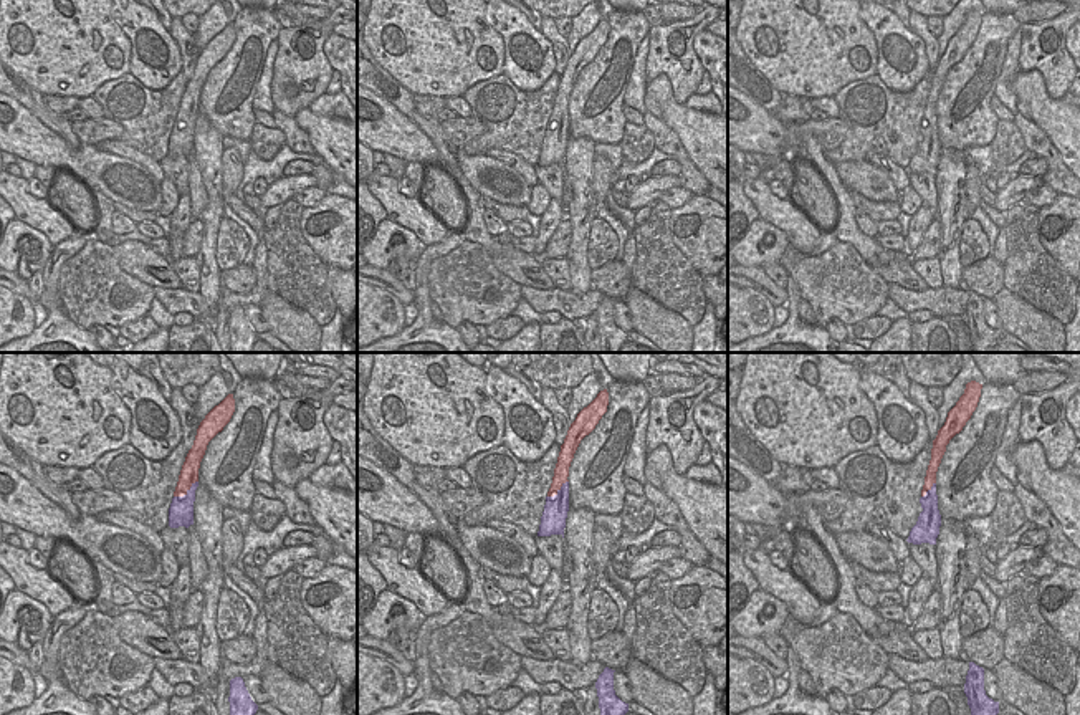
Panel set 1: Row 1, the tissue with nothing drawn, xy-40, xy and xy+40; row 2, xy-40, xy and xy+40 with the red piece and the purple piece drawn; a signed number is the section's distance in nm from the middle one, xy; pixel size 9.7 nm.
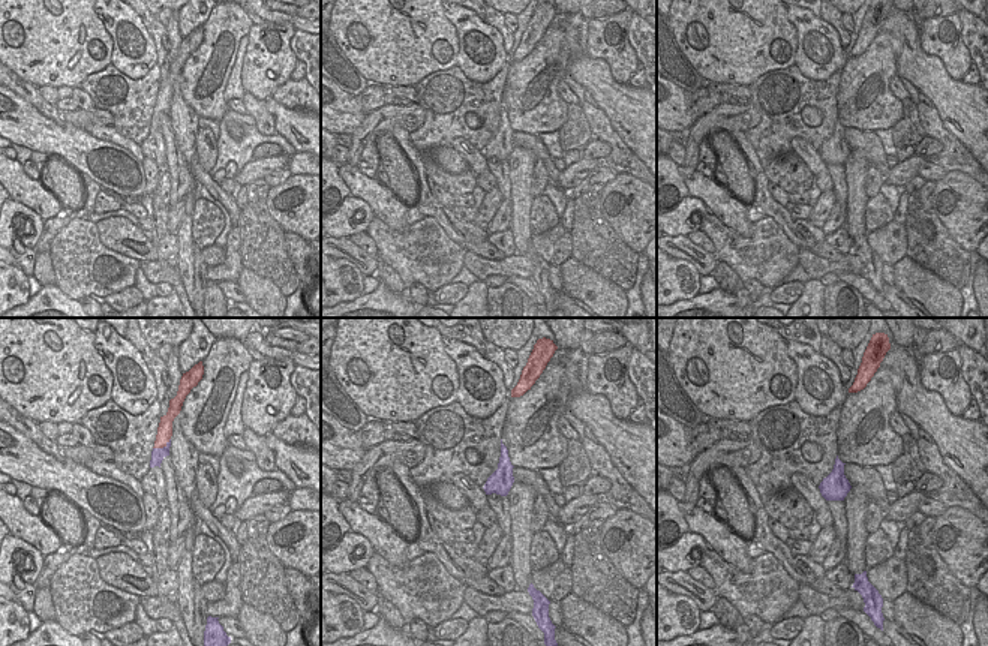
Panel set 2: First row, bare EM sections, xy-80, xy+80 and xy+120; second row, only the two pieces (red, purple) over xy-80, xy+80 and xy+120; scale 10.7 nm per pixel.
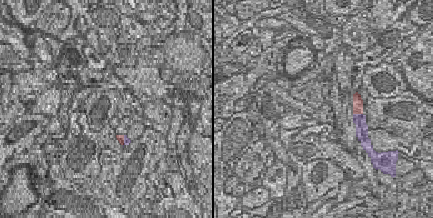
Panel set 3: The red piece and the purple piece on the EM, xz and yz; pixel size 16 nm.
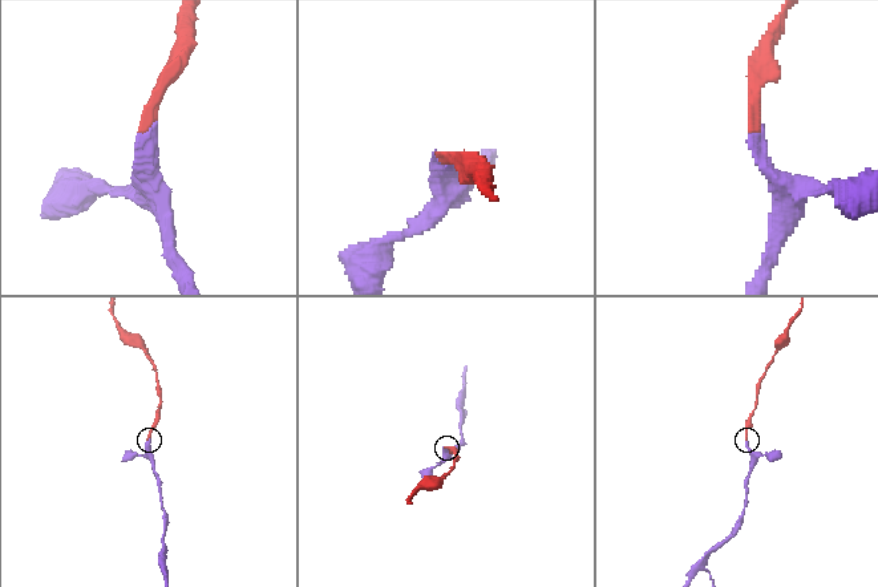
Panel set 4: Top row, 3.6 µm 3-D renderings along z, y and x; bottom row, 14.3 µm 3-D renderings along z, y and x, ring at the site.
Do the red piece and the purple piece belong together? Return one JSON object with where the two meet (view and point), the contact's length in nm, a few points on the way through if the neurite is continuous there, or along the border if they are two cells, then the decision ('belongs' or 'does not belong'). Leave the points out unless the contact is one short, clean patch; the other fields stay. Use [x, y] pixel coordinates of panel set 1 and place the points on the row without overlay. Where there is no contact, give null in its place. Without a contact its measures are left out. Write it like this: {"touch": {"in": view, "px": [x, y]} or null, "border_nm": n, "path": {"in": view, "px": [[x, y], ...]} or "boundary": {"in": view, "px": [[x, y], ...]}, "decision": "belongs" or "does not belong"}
{"touch": {"in": "xy-40", "px": [186, 121]}, "border_nm": 300, "decision": "does not belong"}

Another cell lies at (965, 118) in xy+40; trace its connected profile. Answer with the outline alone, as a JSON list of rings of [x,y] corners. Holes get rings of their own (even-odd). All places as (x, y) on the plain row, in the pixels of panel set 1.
[[[982,13],[976,40],[946,74],[936,101],[938,139],[943,149],[966,151],[992,142],[999,119],[991,109],[991,98],[1007,45],[1019,28],[1012,13]]]

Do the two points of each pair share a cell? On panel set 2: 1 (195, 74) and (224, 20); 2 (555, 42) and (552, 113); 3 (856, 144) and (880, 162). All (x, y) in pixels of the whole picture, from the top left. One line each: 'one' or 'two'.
1: one
2: one
3: one

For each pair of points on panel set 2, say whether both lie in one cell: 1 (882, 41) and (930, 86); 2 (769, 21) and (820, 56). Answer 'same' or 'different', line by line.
1: different
2: different

